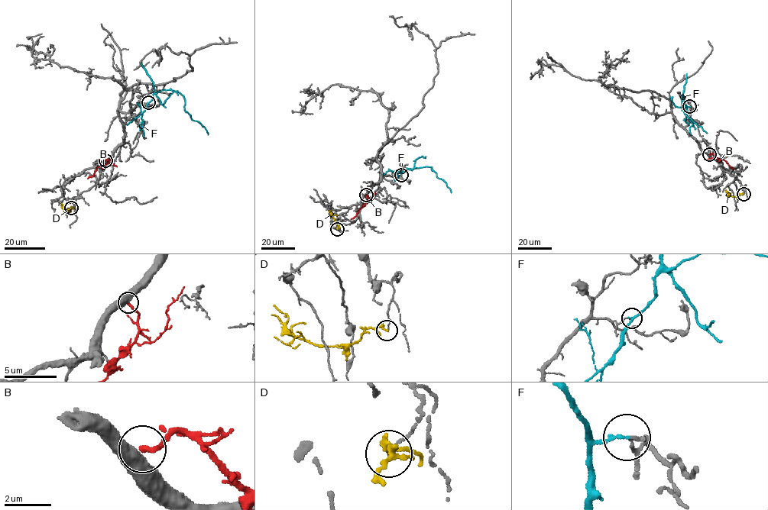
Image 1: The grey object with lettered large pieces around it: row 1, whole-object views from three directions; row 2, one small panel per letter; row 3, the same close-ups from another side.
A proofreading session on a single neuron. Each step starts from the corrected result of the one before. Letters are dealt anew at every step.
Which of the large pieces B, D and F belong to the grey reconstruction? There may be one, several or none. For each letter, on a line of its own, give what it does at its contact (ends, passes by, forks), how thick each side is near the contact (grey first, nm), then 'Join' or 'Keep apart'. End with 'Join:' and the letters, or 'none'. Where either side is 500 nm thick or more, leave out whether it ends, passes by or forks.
B: Thickness 500 nm (grey) against 240 nm. Keep apart
D: It ends there. Thickness 80 nm (grey) against 220 nm. Keep apart
F: It ends there. Thickness 140 nm (grey) against 120 nm. Keep apart
Join: none

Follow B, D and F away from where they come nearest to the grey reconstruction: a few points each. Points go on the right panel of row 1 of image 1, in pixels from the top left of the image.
B: (709, 154), (713, 153), (724, 159), (733, 169)
D: (743, 194), (733, 196), (725, 190)
F: (689, 107), (682, 96), (684, 112), (707, 133)

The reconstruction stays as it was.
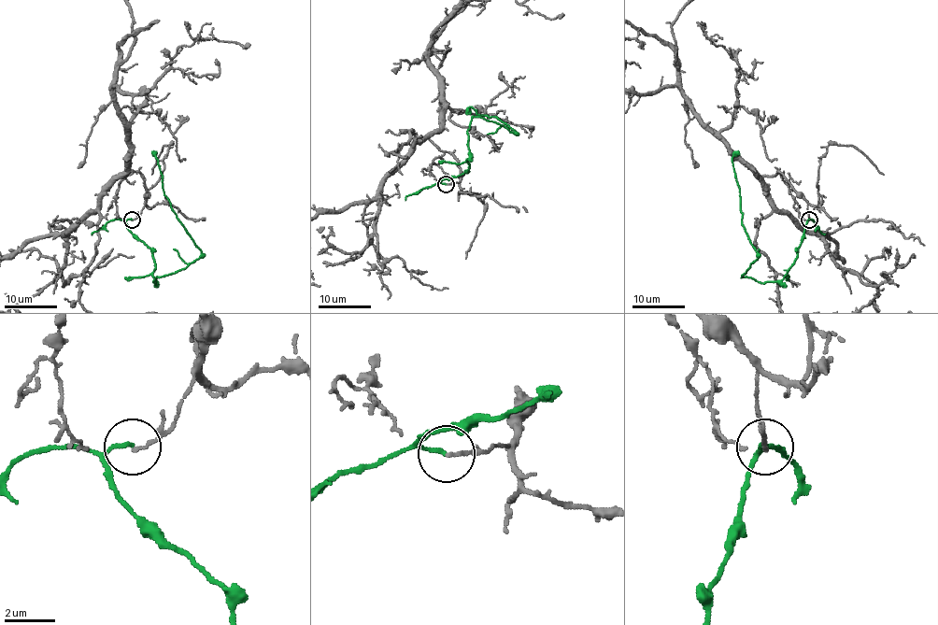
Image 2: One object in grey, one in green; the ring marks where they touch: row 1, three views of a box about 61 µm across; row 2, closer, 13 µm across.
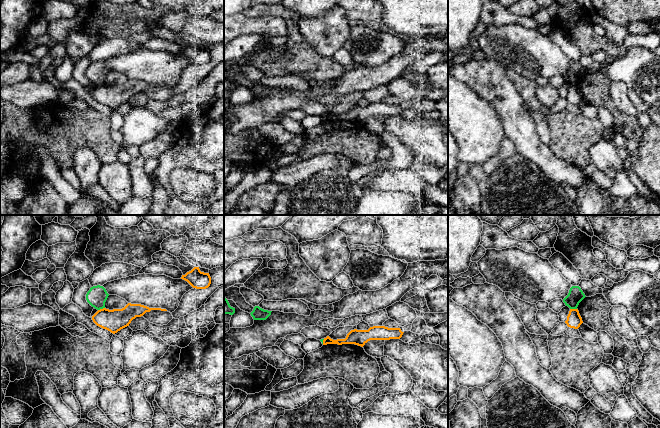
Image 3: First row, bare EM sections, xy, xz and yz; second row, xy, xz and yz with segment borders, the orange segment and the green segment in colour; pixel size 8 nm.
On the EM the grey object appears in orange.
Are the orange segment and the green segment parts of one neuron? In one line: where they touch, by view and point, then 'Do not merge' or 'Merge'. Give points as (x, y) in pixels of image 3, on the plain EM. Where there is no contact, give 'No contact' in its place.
Touches orange at xy (101, 85). Do not merge

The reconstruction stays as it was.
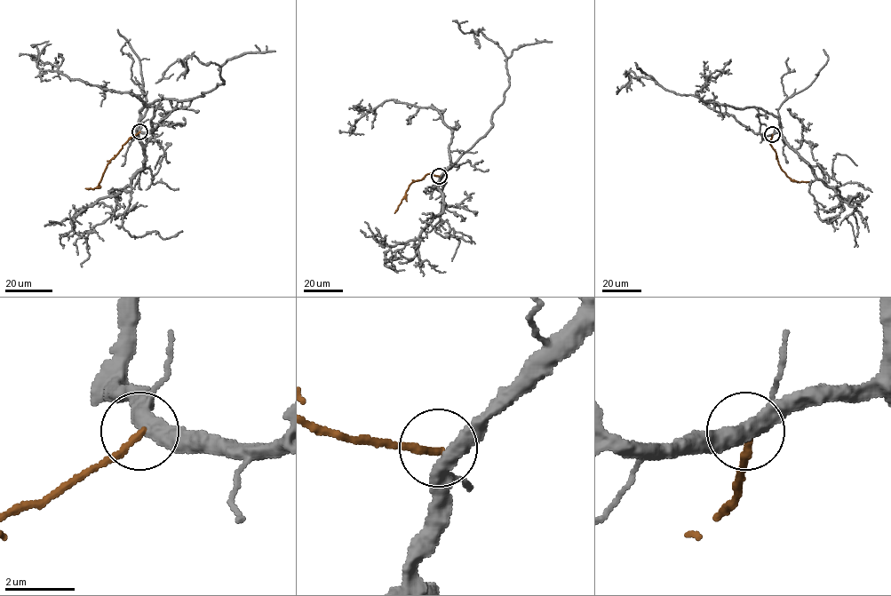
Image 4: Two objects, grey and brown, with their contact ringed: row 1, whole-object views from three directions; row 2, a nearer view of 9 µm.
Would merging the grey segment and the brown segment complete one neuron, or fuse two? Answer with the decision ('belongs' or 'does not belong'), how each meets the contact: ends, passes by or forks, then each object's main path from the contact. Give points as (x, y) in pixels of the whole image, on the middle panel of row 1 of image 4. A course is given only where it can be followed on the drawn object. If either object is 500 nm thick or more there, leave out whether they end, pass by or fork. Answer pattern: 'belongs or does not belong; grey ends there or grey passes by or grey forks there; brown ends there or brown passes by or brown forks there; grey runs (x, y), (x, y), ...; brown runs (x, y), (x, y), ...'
does not belong; grey passes by; brown ends there; grey runs (440, 176), (439, 184), (493, 124), (509, 85), (502, 49), (481, 32), (464, 33), (458, 25), (467, 21); brown runs (439, 176), (427, 174), (409, 185), (394, 213)

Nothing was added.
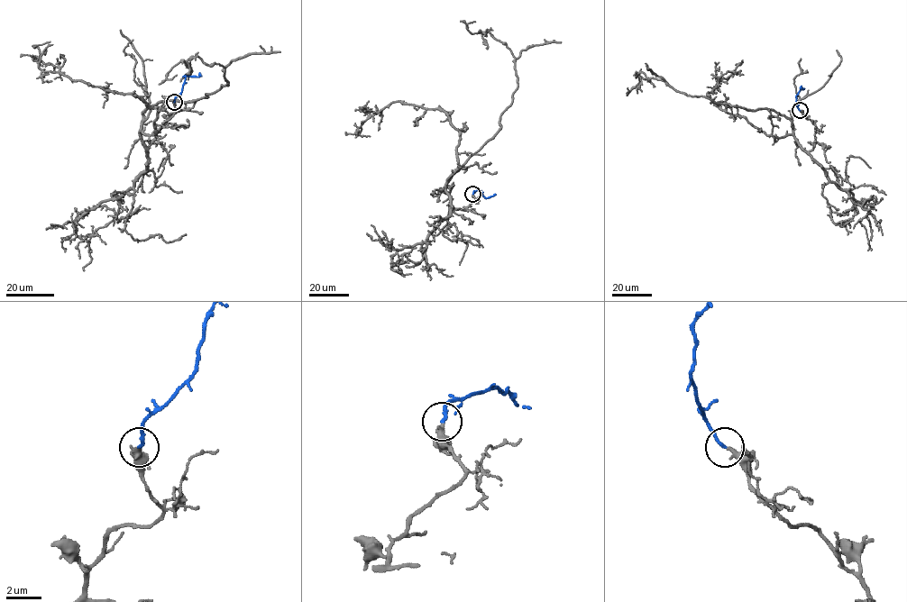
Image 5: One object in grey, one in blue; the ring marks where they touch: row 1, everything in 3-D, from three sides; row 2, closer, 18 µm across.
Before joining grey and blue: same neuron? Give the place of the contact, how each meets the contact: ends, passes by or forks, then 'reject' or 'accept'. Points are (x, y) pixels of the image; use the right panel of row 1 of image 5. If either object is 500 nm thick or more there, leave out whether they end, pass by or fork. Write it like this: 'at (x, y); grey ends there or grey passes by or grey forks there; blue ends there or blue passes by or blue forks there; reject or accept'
at (800, 110); grey ends there; blue ends there; accept

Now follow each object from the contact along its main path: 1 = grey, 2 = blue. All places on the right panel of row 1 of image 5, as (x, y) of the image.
1: (800, 110), (816, 127), (808, 151), (792, 123), (774, 111), (686, 95), (642, 72), (627, 87)
2: (800, 110), (795, 102), (796, 95), (804, 88), (801, 86)

